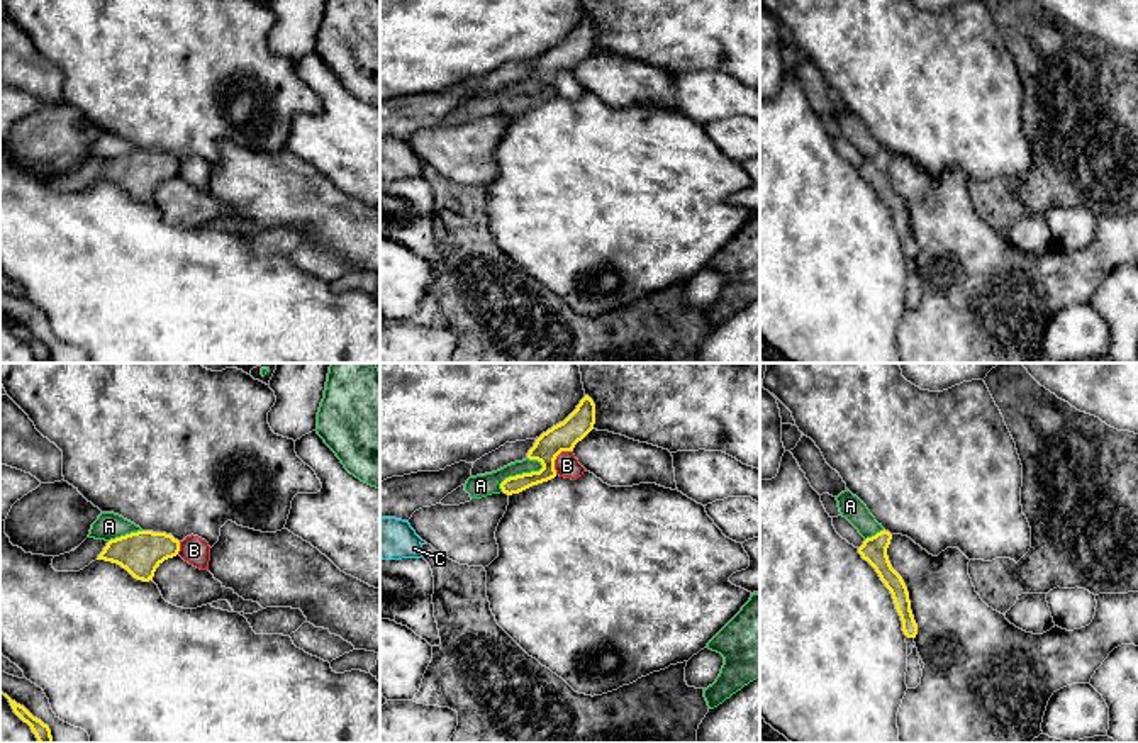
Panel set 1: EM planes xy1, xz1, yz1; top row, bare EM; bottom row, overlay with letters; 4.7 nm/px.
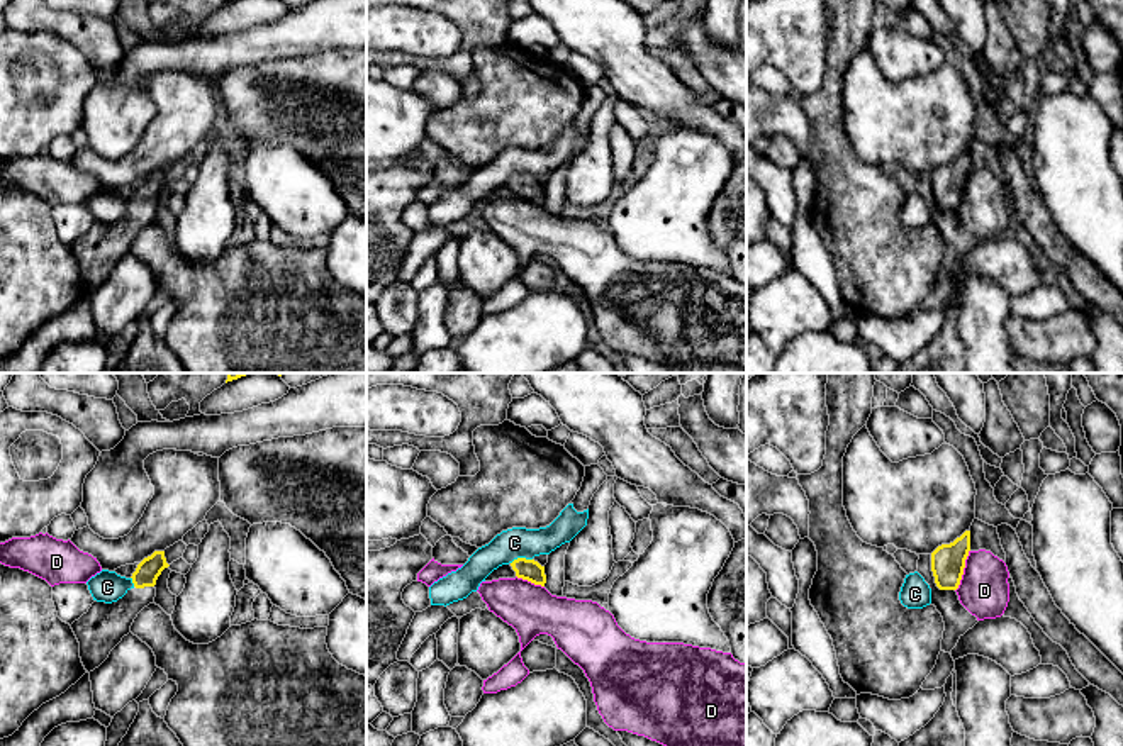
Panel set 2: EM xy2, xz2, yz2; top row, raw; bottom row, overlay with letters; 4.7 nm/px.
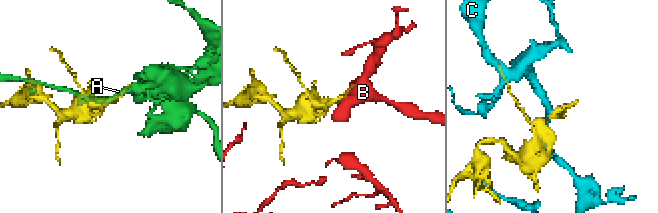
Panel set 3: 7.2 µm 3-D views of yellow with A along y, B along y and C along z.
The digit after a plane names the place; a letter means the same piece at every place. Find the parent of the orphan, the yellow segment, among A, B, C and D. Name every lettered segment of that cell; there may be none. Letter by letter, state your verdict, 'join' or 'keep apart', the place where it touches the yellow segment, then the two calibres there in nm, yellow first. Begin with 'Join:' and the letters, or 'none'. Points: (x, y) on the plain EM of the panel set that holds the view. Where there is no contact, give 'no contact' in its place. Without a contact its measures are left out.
Join: none
A: keep apart; meets yellow in xz1 at (519, 95); 120 nm thick on the yellow side, 110 nm on the other
B: keep apart; meets yellow in xz1 at (555, 78); 140 nm thick on the yellow side, 110 nm on the other
C: keep apart; meets yellow in xz2 at (521, 178); 100 nm thick on the yellow side, 150 nm on the other
D: keep apart; meets yellow in yz2 at (962, 190); 160 nm thick on the yellow side, 240 nm on the other

